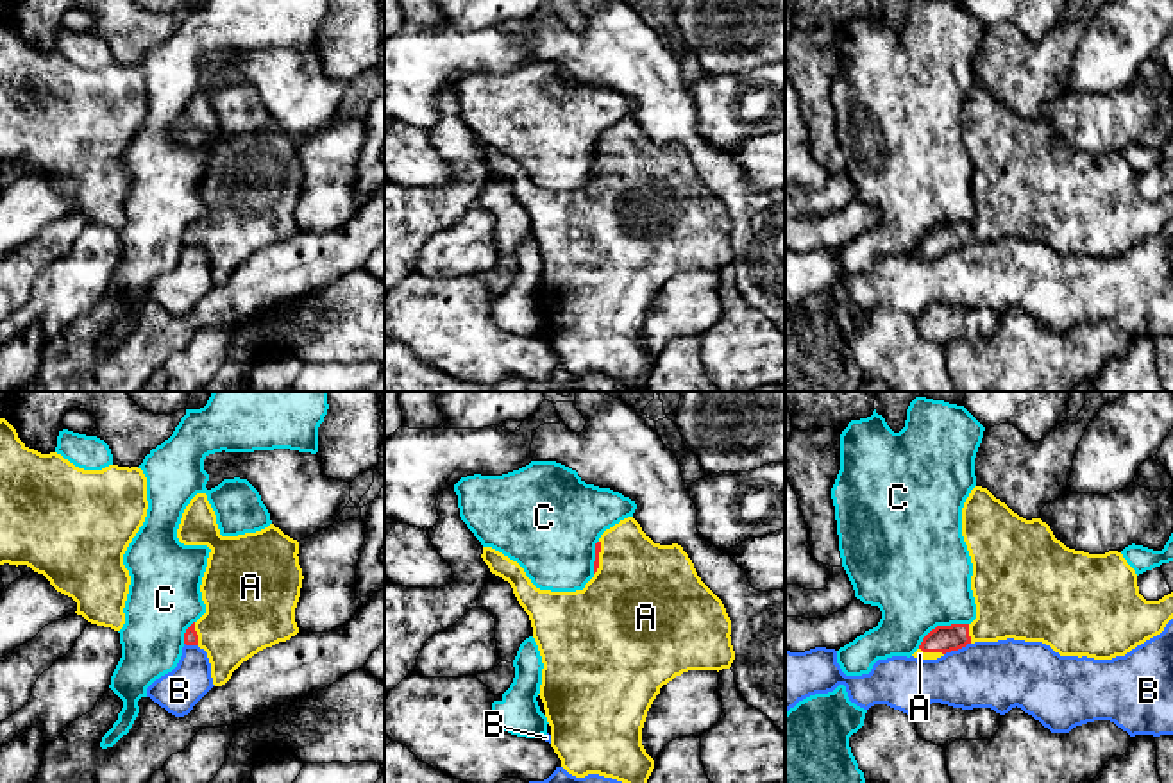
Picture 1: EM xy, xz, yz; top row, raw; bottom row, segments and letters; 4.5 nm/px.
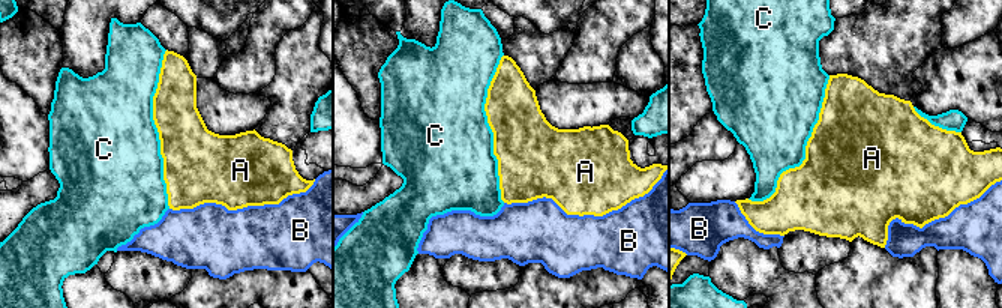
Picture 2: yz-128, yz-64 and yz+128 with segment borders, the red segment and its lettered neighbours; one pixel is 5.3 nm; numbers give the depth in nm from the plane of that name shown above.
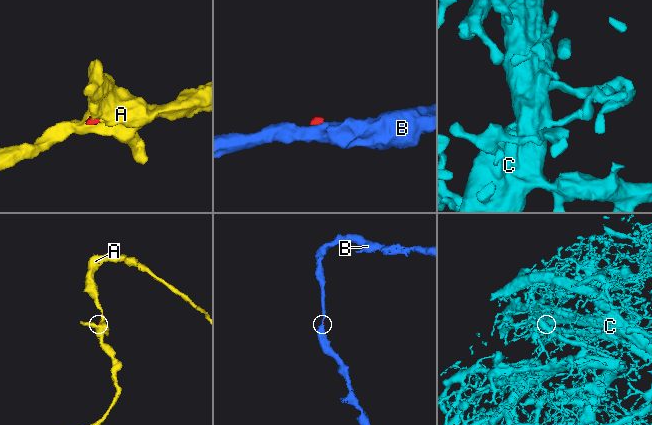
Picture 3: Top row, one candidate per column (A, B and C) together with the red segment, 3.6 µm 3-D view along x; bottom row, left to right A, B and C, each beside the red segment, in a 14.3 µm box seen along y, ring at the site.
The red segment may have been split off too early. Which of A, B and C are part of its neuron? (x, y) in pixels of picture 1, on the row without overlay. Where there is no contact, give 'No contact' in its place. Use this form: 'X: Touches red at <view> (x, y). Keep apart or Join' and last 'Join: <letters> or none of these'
A: Touches red at yz (932, 251). Join
B: Touches red at yz (957, 249). Keep apart
C: Touches red at yz (941, 226). Keep apart
Join: A

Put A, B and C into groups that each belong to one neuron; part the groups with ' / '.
A / B / C

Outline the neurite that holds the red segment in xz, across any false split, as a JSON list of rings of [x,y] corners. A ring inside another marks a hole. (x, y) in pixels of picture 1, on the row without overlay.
[[[633,116],[601,134],[594,177],[583,189],[540,189],[517,161],[492,147],[483,147],[481,157],[511,184],[529,215],[544,263],[538,295],[561,366],[576,377],[599,374],[649,392],[654,359],[642,345],[642,327],[660,288],[683,272],[719,272],[735,259],[722,200],[701,181],[681,145],[654,143]]]

